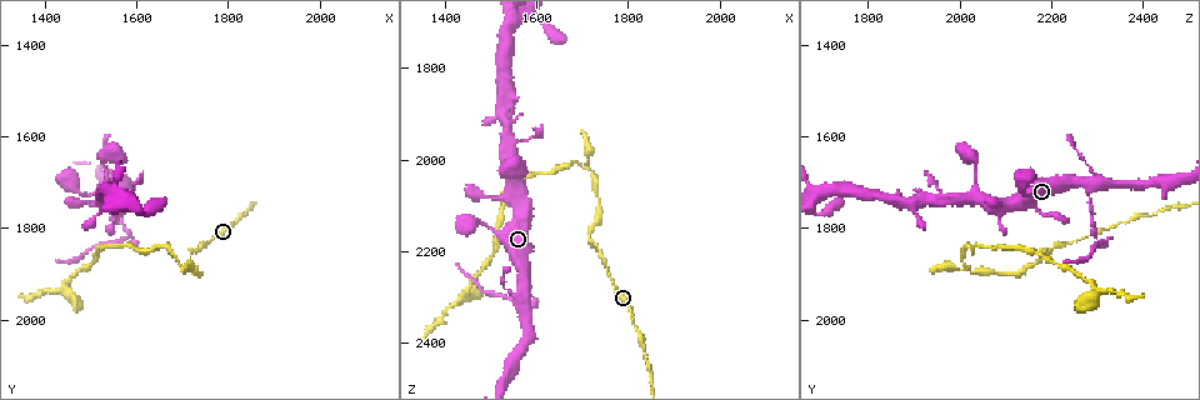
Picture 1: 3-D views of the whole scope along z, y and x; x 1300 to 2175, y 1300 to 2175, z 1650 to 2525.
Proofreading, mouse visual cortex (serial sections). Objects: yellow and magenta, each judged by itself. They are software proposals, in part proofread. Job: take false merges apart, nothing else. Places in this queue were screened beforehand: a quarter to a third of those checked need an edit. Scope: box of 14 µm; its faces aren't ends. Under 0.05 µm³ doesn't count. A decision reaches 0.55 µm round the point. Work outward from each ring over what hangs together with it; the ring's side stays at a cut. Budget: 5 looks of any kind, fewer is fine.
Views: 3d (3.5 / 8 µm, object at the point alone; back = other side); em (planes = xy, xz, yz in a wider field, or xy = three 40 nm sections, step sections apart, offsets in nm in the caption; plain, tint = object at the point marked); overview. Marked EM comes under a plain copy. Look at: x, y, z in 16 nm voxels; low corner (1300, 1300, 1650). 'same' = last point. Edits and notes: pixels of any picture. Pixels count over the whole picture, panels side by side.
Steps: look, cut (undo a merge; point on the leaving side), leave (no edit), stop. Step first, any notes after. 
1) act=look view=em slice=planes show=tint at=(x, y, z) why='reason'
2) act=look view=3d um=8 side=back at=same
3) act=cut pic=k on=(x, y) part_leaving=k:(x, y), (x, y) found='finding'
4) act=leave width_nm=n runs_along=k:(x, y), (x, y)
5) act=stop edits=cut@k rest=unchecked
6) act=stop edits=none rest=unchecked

act=look view=3d um=3.5 at=(1575, 1705, 2285) why='abrupt turn'

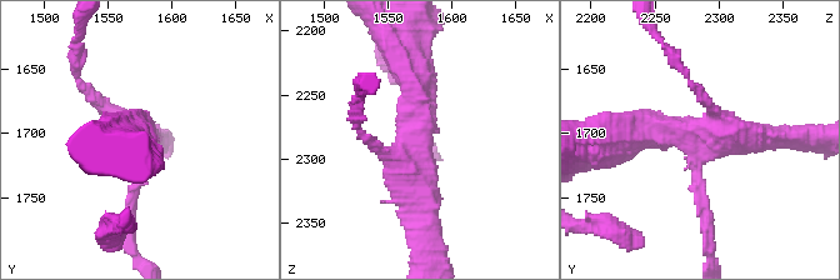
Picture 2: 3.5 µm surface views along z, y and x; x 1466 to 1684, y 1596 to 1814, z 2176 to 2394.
act=look view=em slice=planes show=tint at=(1576, 1706, 2280)

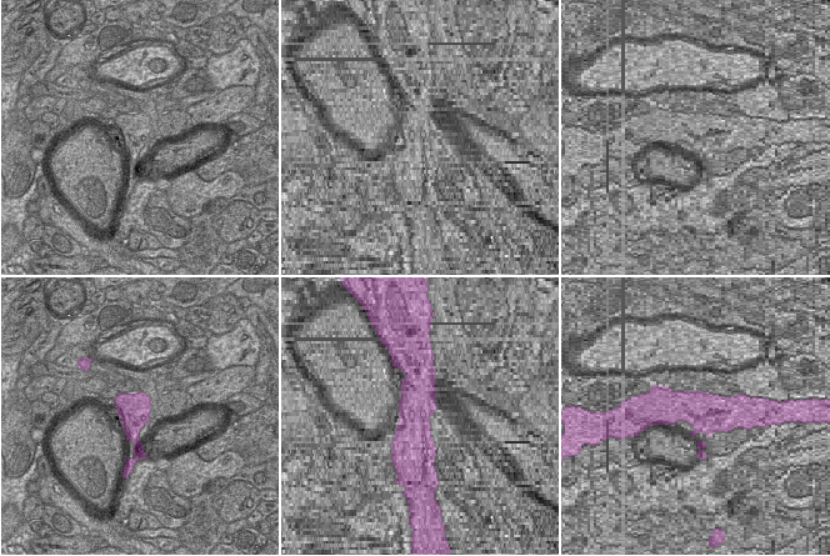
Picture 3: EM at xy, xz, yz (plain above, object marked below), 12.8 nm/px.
act=look view=em slice=xy step=1 show=tint at=same

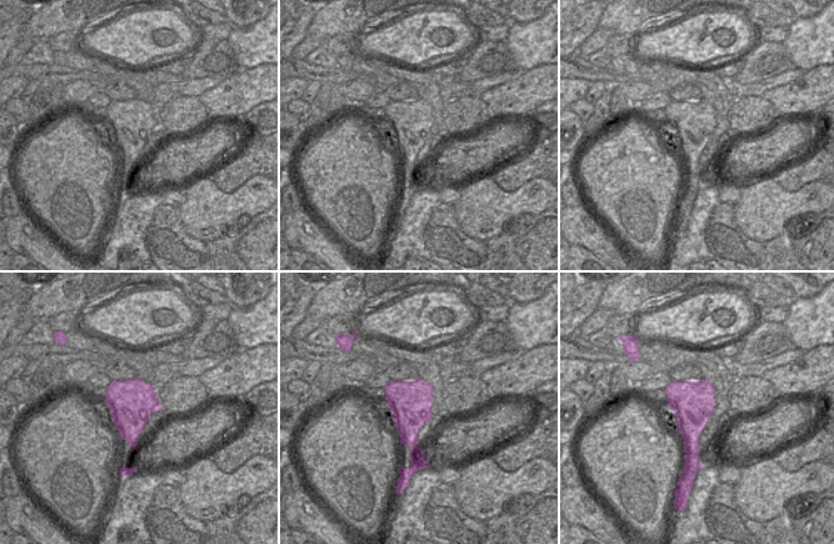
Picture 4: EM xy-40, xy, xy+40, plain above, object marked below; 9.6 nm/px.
act=leave runs_along=2:(408, 55), (419, 78), (423, 215) found='continuous, no second cell'

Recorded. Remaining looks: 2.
act=look view=3d um=3.5 at=(1710, 1880, 2020) why='three arms meet'

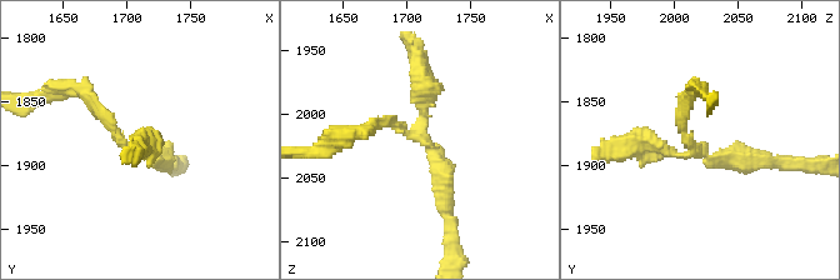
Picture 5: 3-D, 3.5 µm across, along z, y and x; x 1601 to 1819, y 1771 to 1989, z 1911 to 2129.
act=look view=em slice=planes show=tint at=(1710, 1888, 2018)

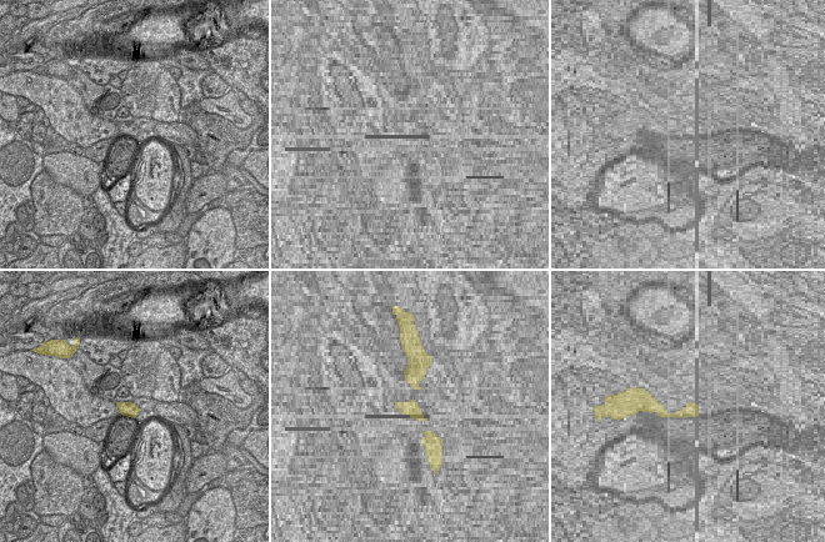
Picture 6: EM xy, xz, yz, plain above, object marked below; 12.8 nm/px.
act=cut pic=5 on=(118, 135) part_leaving=5:(146, 151), (128, 148), (81, 90), (58, 90) found='a second cell is stuck on'

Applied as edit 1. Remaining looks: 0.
act=stop edits=cut@5 rest=unchecked

